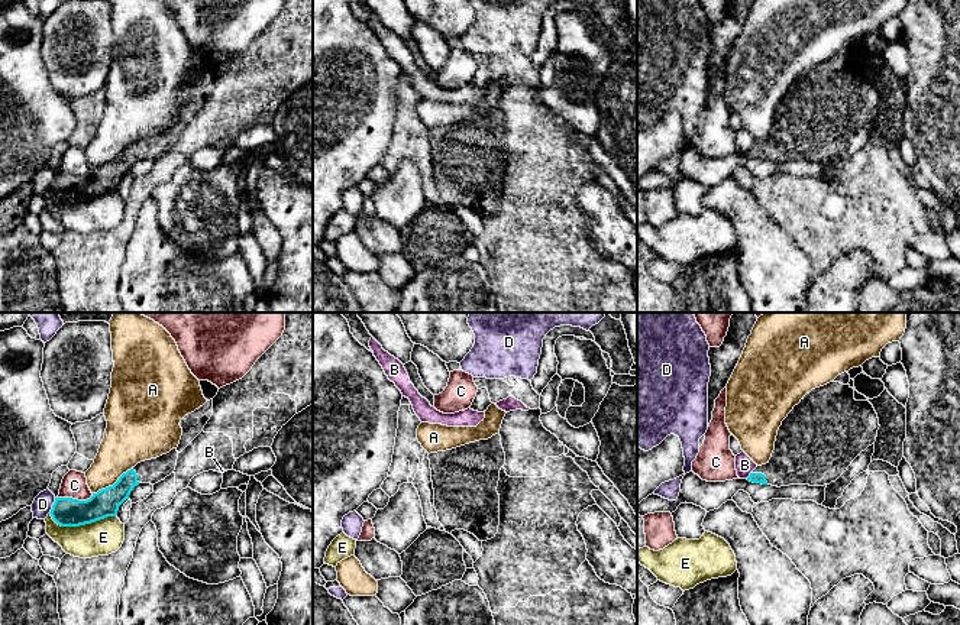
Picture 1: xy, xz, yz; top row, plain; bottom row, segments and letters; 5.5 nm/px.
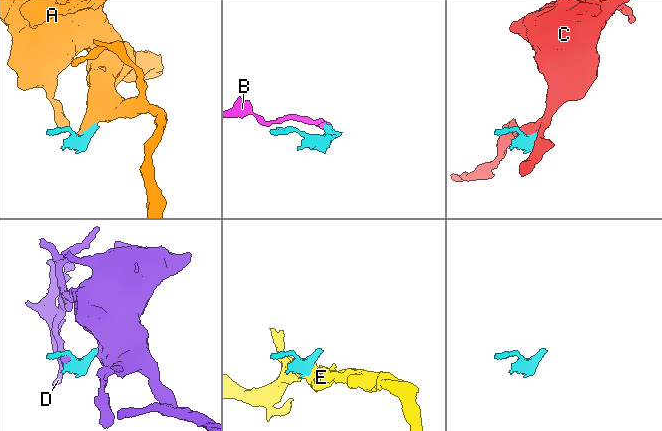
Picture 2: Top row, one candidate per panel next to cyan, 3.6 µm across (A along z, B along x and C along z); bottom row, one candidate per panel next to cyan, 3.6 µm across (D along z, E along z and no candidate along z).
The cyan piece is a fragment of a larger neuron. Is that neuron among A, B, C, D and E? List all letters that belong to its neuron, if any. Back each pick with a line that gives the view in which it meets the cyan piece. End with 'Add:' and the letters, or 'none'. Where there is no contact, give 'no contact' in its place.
Add: none

